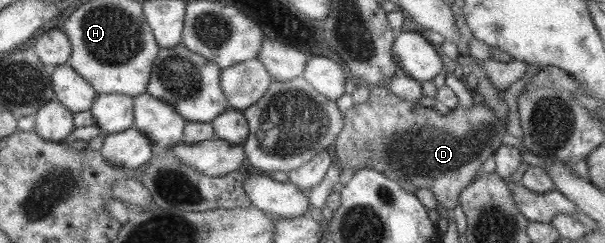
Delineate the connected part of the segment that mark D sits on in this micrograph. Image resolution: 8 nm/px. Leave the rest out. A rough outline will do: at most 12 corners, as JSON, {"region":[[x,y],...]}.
{"region":[[380,84],[343,113],[334,161],[451,210],[506,123]]}

